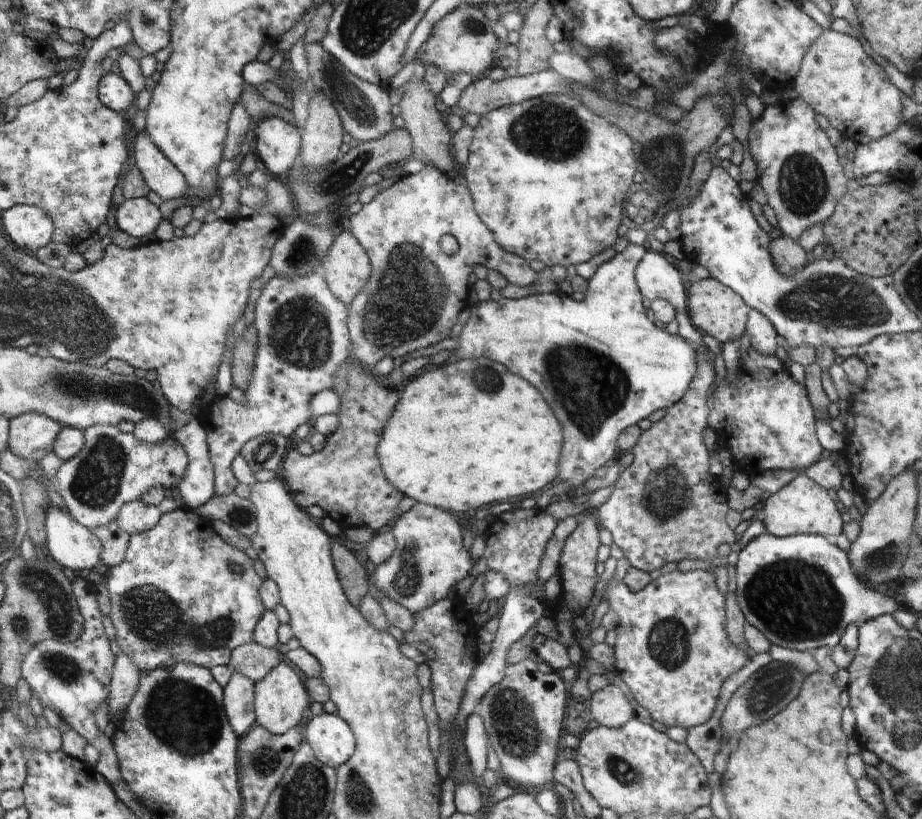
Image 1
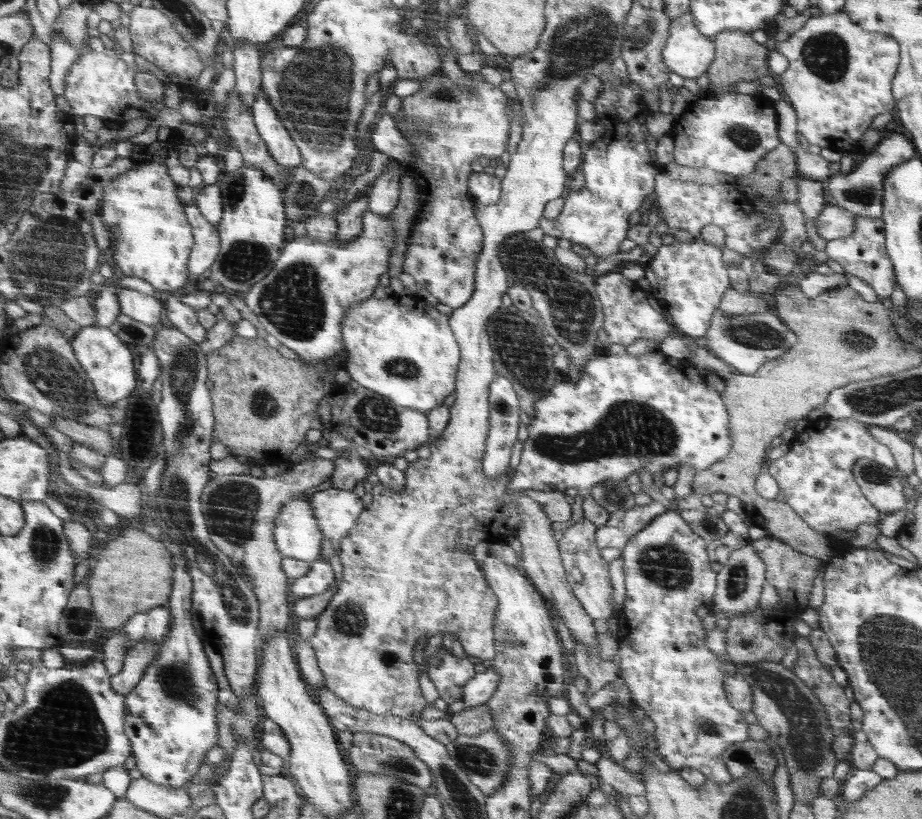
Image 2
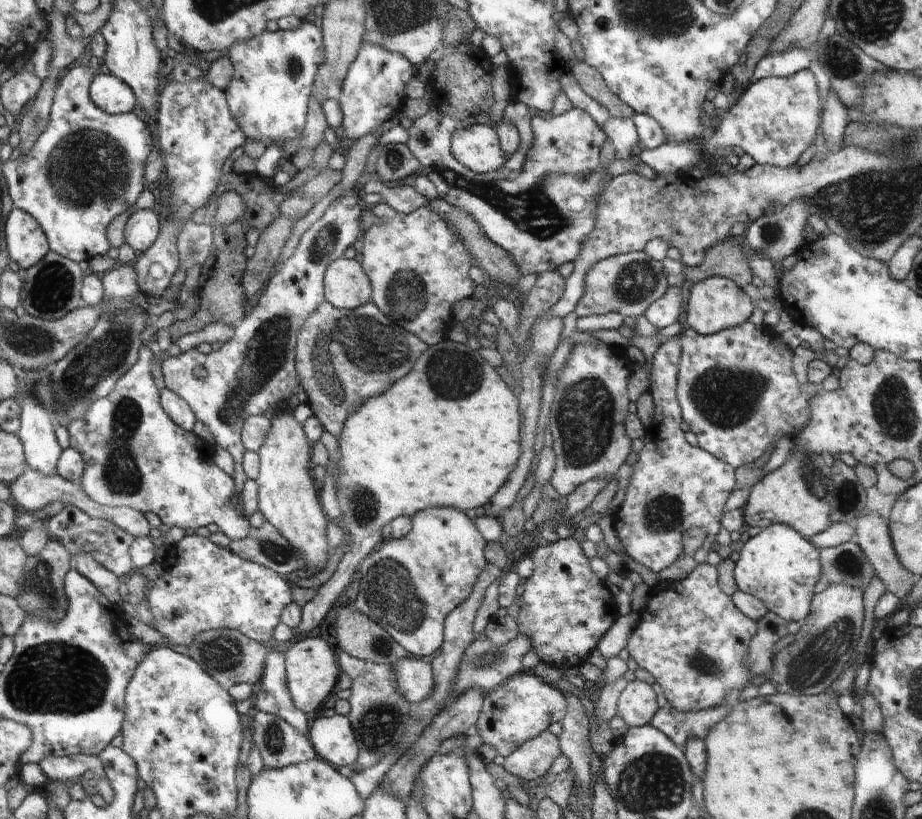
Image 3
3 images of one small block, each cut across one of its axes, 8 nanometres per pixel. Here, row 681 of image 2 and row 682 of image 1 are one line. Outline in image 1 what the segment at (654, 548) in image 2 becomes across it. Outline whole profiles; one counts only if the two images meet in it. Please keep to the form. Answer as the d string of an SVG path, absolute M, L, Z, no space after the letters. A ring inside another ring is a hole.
M676 568L674 572L666 572L666 574L662 574L659 578L656 578L656 580L651 580L640 591L630 591L623 581L616 581L612 577L604 584L604 588L600 590L600 604L601 602L605 602L608 608L614 611L620 619L620 623L615 630L616 642L612 646L614 648L614 658L616 659L616 662L614 662L616 674L620 675L624 684L628 686L634 697L634 701L642 706L642 708L646 708L654 721L666 725L667 728L678 726L690 730L696 726L704 725L709 721L713 717L714 710L718 707L718 698L720 698L720 693L722 688L724 688L725 682L729 681L731 677L734 677L743 669L750 656L754 655L754 652L748 654L748 652L742 651L741 648L734 647L732 640L730 640L729 636L726 636L727 630L724 630L724 598L718 592L716 580L714 580L714 576L711 573L703 571L680 571Z

